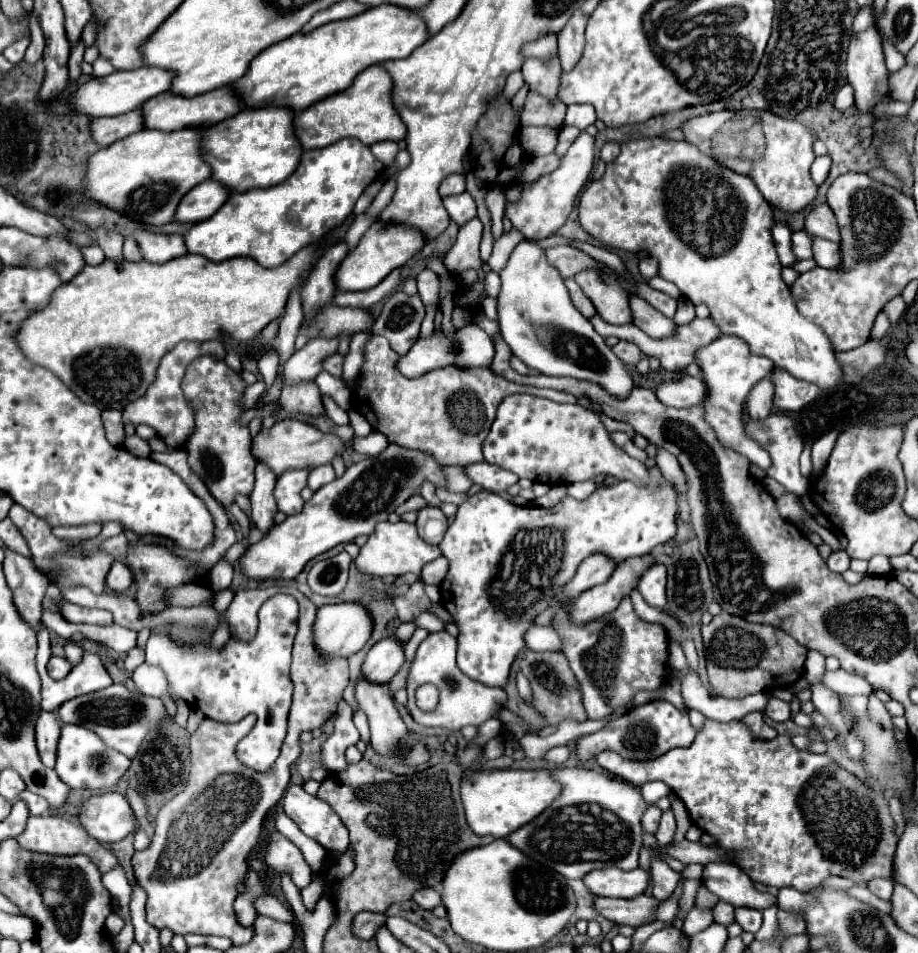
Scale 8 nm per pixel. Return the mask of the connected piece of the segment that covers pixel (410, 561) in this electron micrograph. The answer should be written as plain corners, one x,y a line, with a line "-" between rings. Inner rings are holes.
398,521
398,523
378,523
374,533
368,537
366,545
360,549
360,555
354,559
356,567
360,573
364,575
404,575
404,573
414,573
420,575
422,567
428,561
434,561
436,557
440,557
440,549
434,545
428,545
426,541
422,541
418,537
418,529
414,523
406,523
406,521

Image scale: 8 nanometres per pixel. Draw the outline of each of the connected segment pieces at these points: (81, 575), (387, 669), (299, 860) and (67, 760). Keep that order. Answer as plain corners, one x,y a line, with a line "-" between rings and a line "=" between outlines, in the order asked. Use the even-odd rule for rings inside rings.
12,505
8,517
14,521
14,525
22,531
22,535
26,537
28,545
30,545
30,551
32,551
32,561
46,573
52,577
54,585
58,589
62,587
72,587
72,585
86,585
90,587
94,593
100,593
104,591
104,579
106,579
106,573
112,565
112,557
106,555
104,551
96,551
92,553
92,557
86,557
82,555
82,543
66,543
66,541
58,541
54,535
52,535
52,529
50,525
46,525
46,521
42,521
40,517
36,517
34,513
26,511
24,507
20,505
=
392,639
378,641
366,655
360,677
372,683
388,683
404,663
404,645
=
278,831
270,834
268,865
274,865
274,869
278,869
278,873
288,871
298,889
306,887
312,881
312,870
304,861
300,849
294,843
290,843
288,839
284,839
284,836
=
78,725
62,727
56,773
72,789
110,789
124,777
130,767
130,761
130,757
118,753
116,749
110,749
96,733
90,733
90,729
82,729

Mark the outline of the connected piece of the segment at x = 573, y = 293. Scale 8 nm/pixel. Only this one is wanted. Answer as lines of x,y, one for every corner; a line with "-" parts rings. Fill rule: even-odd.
564,279
564,285
568,287
568,291
570,291
570,297
572,297
572,303
574,303
574,307
586,317
586,319
590,319
594,313
596,313
596,309
594,309
594,305
592,305
592,301
582,293
582,289
576,285
576,281
574,279

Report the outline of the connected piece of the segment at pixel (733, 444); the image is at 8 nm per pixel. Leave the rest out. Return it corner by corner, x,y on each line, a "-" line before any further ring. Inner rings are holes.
720,335
718,339
714,339
710,345
702,347
696,353
698,365
702,369
702,377
708,385
708,397
706,397
706,421
714,427
718,439
722,441
722,445
746,455
752,463
756,463
762,469
770,467
770,455
750,437
746,437
744,433
744,421
742,421
742,405
746,401
746,395
750,393
750,389
766,375
772,373
774,363
766,357
758,357
754,353
750,353
746,341
742,341
740,337
730,337
730,335

